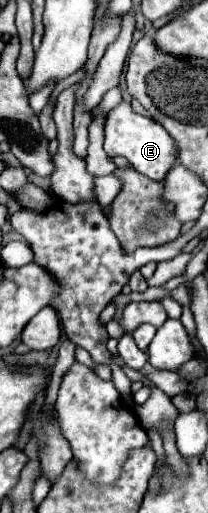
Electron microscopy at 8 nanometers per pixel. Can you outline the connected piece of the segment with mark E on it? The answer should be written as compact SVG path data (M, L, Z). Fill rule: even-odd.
M123 100L117 104L109 114L105 122L105 152L109 156L123 156L131 162L131 166L141 172L143 176L151 180L163 180L169 168L175 166L175 154L177 146L175 140L167 134L167 130L157 124L155 120L141 116L133 110L131 102Z

